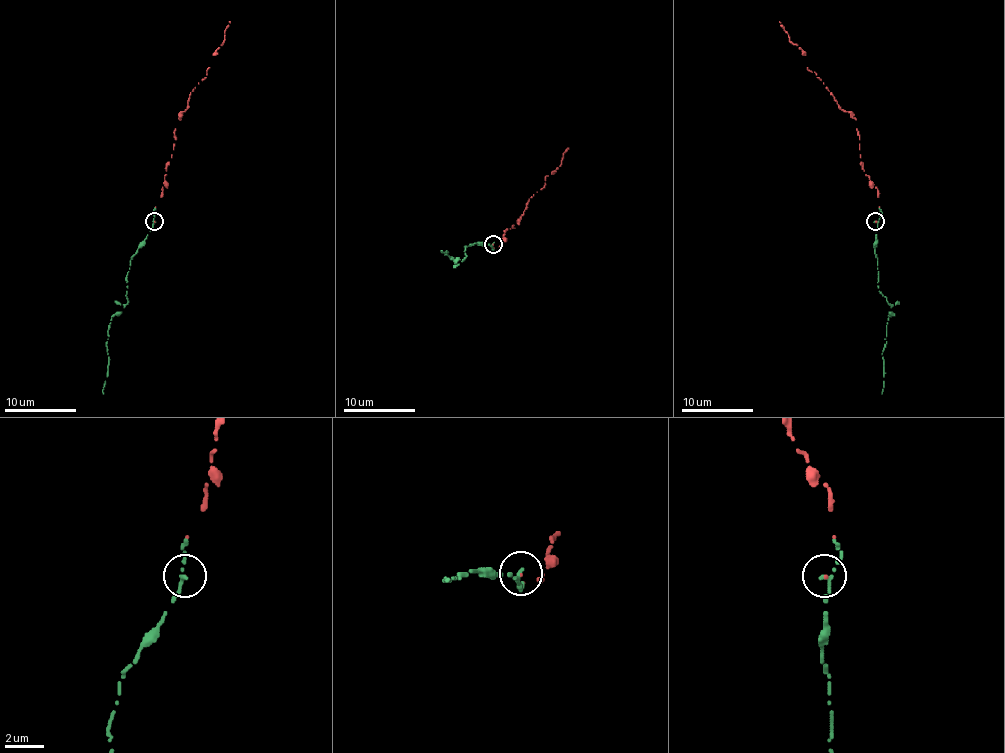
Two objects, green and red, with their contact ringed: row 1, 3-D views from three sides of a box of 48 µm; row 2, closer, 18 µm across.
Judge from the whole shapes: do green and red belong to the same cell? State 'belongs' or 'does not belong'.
belongs

